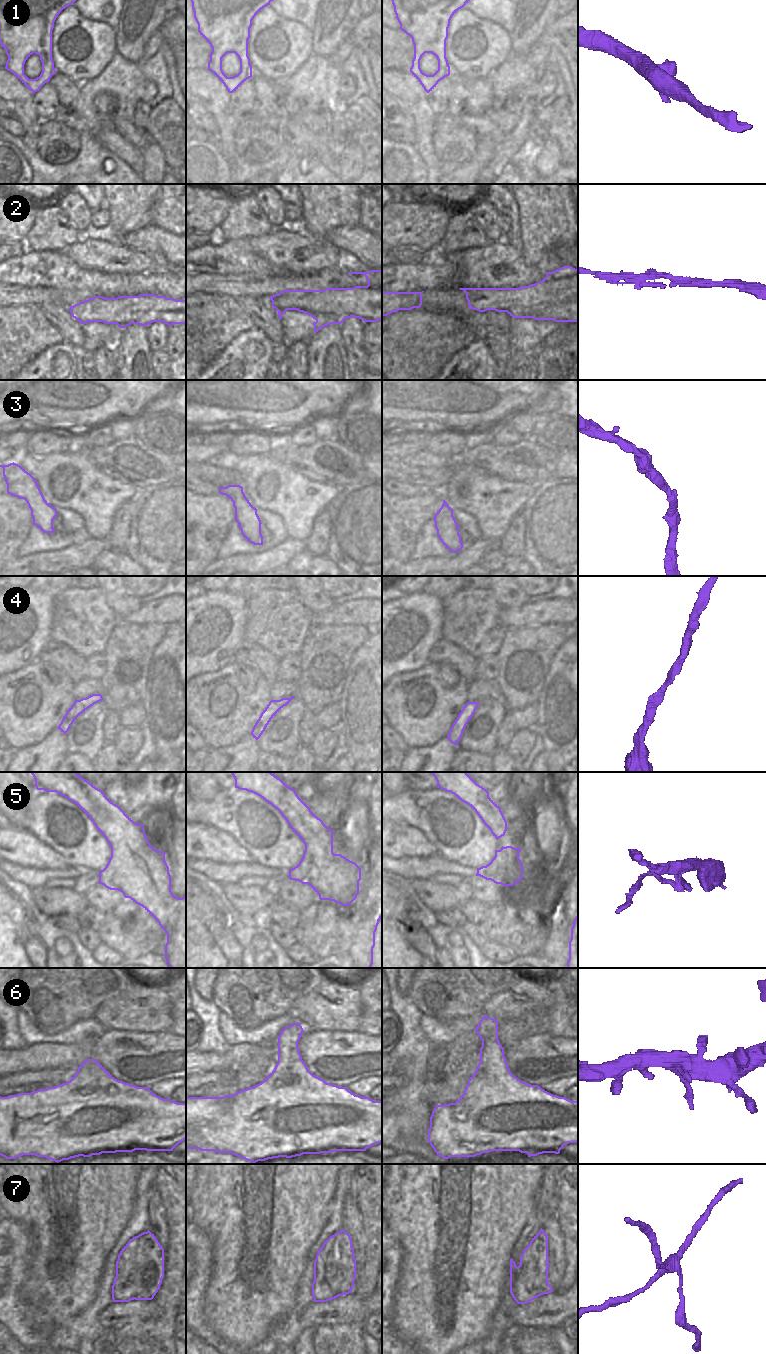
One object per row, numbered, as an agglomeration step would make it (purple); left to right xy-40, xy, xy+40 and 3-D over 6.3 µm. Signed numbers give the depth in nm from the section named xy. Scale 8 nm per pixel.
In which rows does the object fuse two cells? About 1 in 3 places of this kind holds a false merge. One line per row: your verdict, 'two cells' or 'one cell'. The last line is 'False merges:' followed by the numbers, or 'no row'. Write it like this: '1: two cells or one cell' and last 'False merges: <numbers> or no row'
1: one cell
2: two cells
3: one cell
4: one cell
5: two cells
6: one cell
7: two cells
False merges: 2, 5, 7

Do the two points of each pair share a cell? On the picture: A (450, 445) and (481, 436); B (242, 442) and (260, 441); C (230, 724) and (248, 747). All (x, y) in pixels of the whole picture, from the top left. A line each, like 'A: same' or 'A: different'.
A: same
B: same
C: different

